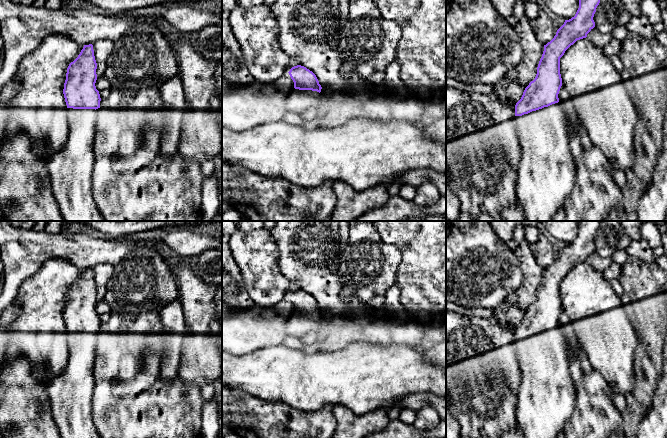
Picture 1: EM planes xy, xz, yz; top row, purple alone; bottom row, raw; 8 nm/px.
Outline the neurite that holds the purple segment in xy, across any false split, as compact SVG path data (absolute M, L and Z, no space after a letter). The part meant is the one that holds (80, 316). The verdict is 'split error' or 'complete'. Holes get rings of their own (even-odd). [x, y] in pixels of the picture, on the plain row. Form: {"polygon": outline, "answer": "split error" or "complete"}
{"polygon": "M84 269L78 281L69 288L63 318L67 329L68 361L63 372L47 387L51 414L61 438L101 438L93 422L92 397L95 386L93 368L100 318L96 313L97 287L93 269Z", "answer": "split error"}

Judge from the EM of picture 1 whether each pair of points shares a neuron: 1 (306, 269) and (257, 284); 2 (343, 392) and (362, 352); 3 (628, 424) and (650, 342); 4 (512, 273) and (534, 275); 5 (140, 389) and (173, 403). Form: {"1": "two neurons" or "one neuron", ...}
{"1": "two neurons", "2": "one neuron", "3": "one neuron", "4": "two neurons", "5": "one neuron"}

